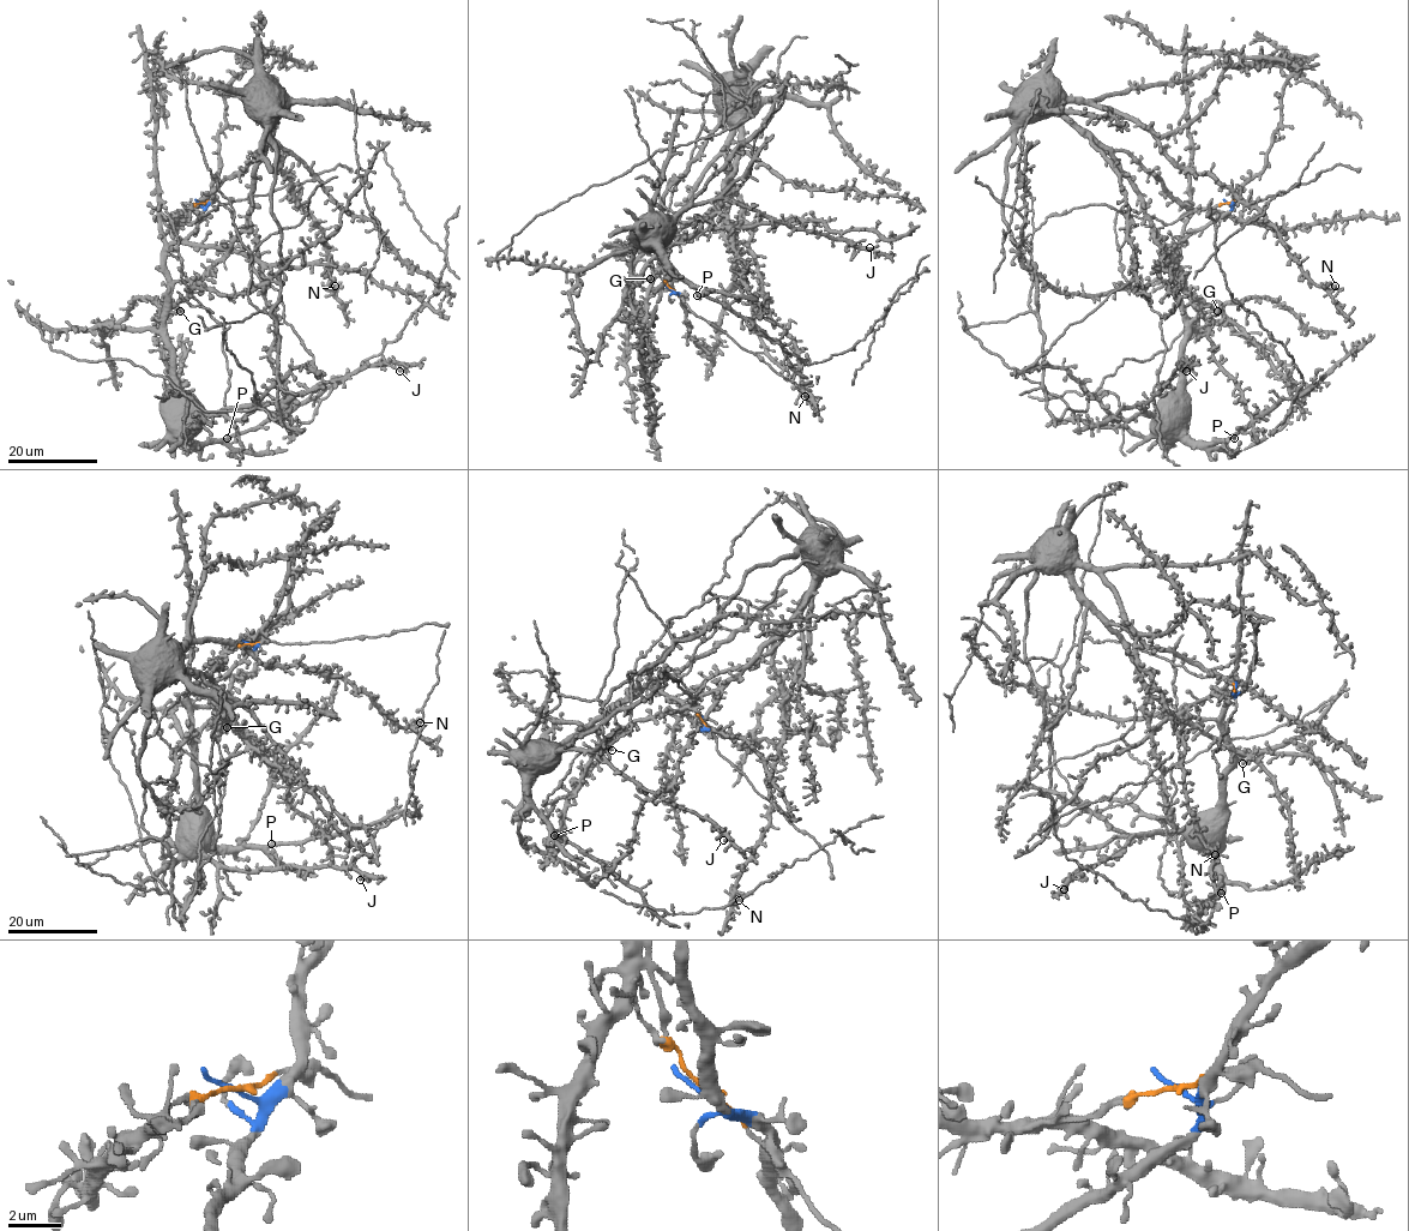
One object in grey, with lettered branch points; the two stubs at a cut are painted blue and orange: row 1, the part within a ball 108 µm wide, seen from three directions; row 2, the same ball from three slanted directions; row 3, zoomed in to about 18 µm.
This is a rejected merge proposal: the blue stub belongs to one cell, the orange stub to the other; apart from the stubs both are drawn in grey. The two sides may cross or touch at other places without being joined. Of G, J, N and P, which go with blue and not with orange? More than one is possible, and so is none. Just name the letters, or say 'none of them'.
J, P

